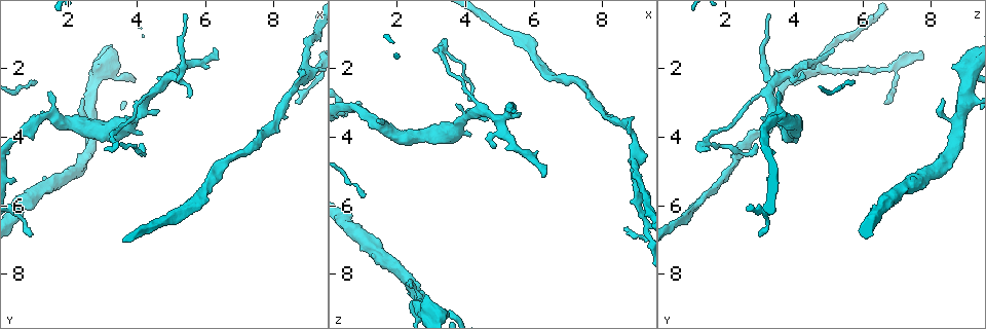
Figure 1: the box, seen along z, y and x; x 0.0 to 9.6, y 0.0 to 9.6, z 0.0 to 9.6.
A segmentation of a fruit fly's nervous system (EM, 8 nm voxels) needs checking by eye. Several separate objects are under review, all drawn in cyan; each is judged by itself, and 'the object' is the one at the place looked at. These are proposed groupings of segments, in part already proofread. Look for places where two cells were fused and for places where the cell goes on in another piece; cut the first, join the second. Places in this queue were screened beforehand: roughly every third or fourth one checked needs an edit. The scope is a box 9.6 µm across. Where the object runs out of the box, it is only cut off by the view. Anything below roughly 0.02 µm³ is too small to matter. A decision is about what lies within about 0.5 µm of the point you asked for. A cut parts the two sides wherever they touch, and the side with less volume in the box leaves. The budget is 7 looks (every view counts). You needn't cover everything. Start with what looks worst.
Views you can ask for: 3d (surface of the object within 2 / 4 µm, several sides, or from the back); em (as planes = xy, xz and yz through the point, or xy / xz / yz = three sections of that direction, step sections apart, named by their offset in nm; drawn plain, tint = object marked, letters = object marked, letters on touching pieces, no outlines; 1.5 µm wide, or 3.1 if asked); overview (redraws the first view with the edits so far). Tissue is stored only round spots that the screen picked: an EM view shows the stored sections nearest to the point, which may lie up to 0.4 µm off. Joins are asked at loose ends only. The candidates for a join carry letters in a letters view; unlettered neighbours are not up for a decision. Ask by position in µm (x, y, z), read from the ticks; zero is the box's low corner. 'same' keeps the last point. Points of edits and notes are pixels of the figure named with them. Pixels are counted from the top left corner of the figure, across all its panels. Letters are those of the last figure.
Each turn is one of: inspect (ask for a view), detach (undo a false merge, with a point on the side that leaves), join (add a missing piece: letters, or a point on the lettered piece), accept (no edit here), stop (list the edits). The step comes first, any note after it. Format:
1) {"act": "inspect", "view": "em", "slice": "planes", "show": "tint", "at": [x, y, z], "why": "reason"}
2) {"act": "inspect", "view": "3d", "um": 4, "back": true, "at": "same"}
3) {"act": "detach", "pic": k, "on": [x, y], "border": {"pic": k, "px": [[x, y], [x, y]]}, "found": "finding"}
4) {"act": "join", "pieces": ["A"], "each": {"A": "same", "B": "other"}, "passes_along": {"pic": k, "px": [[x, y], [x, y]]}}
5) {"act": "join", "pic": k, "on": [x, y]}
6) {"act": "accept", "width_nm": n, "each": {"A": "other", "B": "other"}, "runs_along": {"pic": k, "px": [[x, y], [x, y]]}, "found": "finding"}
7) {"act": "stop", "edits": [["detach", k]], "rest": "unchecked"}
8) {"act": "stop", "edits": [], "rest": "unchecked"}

{"act": "inspect", "view": "3d", "um": 2, "at": [6.25, 1.45, 5.15], "why": "an open end"}

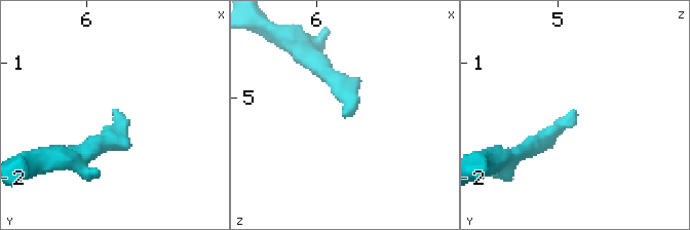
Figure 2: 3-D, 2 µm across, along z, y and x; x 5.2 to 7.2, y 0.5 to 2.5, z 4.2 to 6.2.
{"act": "inspect", "view": "em", "slice": "planes", "show": "tint", "at": [6.28, 1.44, 5.18], "why": "need the tissue"}

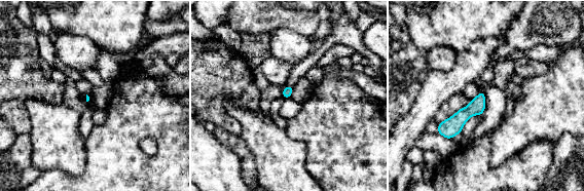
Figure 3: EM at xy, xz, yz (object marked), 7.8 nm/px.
{"act": "inspect", "view": "em", "slice": "planes", "show": "letters", "at": "same", "why": "see the neighbours"}

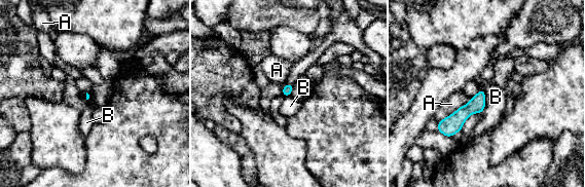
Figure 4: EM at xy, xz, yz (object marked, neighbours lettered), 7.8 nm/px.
{"act": "accept", "longest_contact_nm": ["A", 340], "each": {"A": "other", "B": "other"}, "border": {"pic": 4, "px": [[484, 90], [484, 109], [481, 112]]}, "found": "none of them fits"}

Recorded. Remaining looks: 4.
{"act": "inspect", "view": "3d", "um": 2, "at": [3.25, 4.40, 1.25], "why": "branch stops here"}

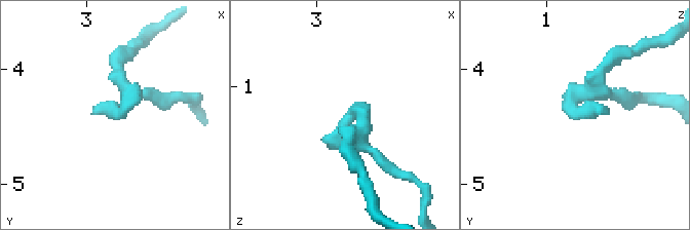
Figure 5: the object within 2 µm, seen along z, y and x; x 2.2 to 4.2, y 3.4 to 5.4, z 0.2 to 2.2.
{"act": "inspect", "view": "em", "slice": "xy", "step": 4, "show": "letters", "at": [3.24, 4.44, 1.34]}

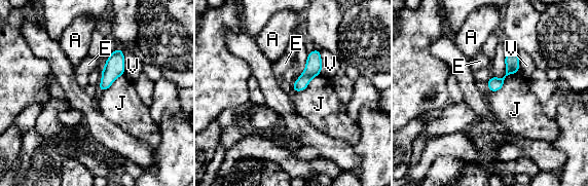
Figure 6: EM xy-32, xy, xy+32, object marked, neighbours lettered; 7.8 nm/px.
{"act": "inspect", "view": "em", "slice": "planes", "show": "letters", "at": "same", "why": "cut it another way"}

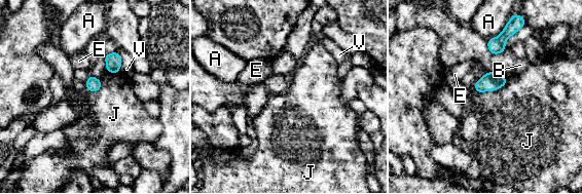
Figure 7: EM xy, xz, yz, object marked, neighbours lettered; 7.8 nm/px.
{"act": "accept", "each": {"A": "other", "B": "other", "E": "other", "J": "other", "V": "other"}, "border": {"pic": 7, "px": [[507, 78], [496, 89], [477, 92]]}, "found": "none of them fits"}

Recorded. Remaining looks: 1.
{"act": "inspect", "view": "em", "slice": "planes", "show": "letters", "at": [8.70, 3.05, 6.60], "why": "free end"}

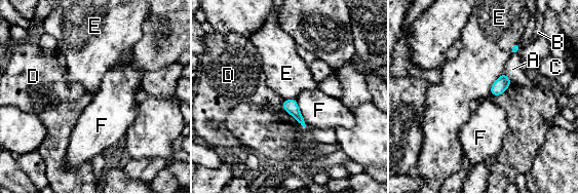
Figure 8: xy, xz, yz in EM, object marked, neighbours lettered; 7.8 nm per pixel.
{"act": "accept", "width_nm": 110, "each": {"A": "other", "B": "other", "C": "other", "D": "other", "E": "other", "F": "other"}, "border": {"pic": 8, "px": [[502, 73], [493, 83], [490, 93]]}, "found": "none of them fits"}

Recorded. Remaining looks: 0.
{"act": "stop", "edits": [], "rest": "unchecked"}

